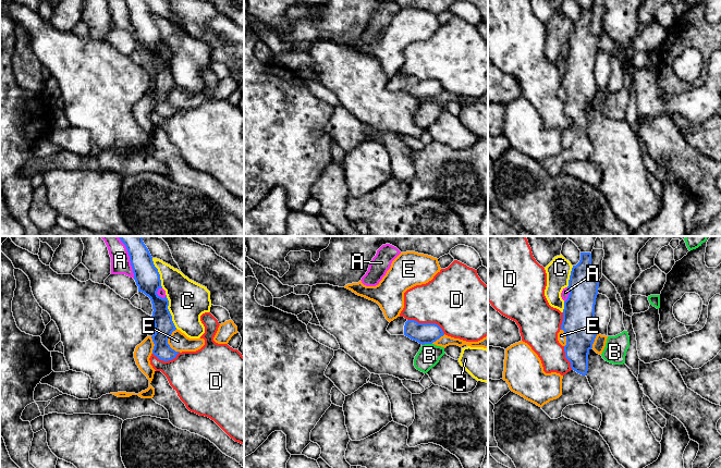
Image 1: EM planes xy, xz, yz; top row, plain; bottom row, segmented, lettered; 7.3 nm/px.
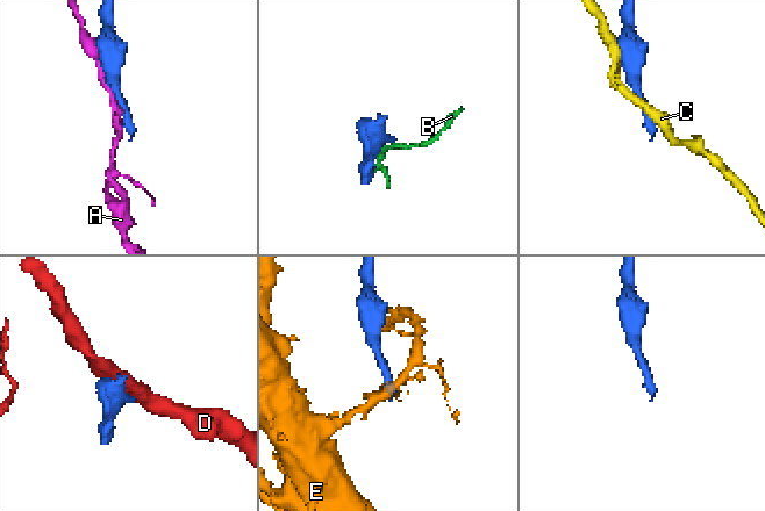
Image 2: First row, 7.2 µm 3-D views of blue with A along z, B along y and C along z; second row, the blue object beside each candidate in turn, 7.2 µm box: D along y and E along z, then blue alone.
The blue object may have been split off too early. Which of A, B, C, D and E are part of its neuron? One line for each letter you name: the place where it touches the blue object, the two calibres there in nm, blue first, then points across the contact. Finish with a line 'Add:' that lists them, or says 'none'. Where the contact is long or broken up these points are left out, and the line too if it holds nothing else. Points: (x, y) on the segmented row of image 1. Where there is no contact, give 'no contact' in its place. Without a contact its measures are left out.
Add: none

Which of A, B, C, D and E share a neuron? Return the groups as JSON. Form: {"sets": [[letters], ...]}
{"sets": [["A"], ["B"], ["C"], ["D"], ["E"]]}

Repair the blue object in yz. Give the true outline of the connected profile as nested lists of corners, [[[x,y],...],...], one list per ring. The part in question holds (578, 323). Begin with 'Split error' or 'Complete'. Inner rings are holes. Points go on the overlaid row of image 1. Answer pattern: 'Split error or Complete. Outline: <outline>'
Complete. Outline: [[[581,253],[581,260],[573,266],[569,280],[569,297],[564,301],[563,321],[561,330],[566,334],[564,346],[565,358],[571,362],[572,370],[582,375],[588,371],[588,354],[598,334],[595,323],[595,305],[598,295],[599,281],[594,279],[591,273],[591,254]]]

